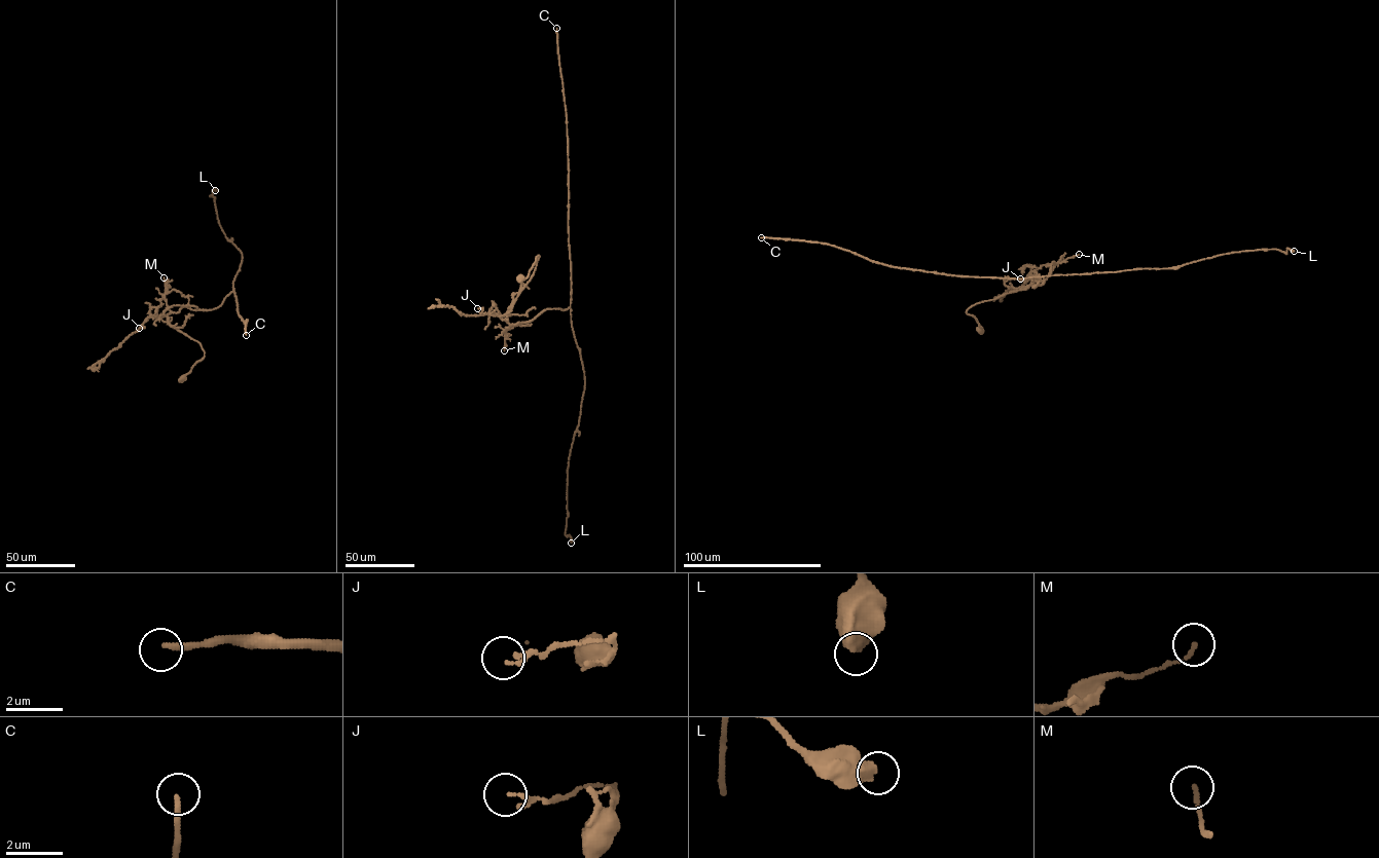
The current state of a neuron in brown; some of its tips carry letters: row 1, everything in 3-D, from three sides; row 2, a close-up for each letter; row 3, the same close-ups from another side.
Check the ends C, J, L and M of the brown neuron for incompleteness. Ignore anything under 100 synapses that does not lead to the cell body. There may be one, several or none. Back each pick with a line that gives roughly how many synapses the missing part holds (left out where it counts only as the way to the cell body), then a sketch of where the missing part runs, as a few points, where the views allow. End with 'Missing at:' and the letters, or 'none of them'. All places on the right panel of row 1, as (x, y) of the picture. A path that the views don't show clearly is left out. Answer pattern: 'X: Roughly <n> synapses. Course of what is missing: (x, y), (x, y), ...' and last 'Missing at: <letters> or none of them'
C: Roughly 200 synapses
Missing at: C

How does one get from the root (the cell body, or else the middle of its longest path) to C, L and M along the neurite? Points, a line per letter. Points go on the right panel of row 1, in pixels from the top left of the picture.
C: (980, 330), (968, 308), (1044, 278), (1033, 288), (1039, 277), (947, 274), (891, 266), (829, 244), (761, 237)
L: (980, 330), (968, 308), (1044, 278), (1042, 285), (1032, 288), (1041, 276), (1172, 268), (1249, 250), (1294, 251)
M: (980, 330), (976, 320), (967, 312), (969, 307), (1045, 280), (1056, 263), (1079, 254)

